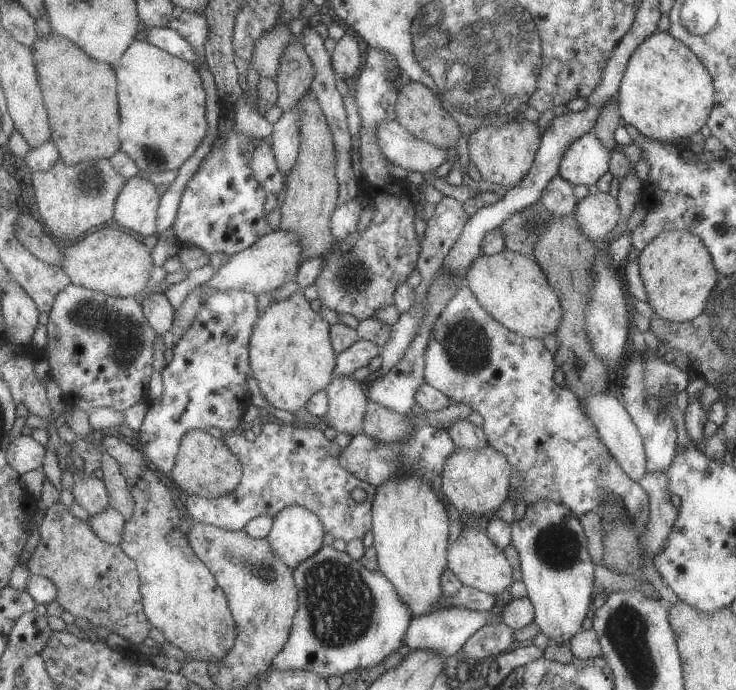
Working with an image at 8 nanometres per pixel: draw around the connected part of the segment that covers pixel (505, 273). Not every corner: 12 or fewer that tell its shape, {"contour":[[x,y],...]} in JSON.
{"contour":[[479,255],[467,286],[493,320],[543,338],[563,318],[533,257]]}

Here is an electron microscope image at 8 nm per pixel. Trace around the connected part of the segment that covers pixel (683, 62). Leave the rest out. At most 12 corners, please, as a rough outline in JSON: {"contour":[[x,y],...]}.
{"contour":[[667,31],[627,61],[618,115],[664,144],[713,106],[711,75]]}

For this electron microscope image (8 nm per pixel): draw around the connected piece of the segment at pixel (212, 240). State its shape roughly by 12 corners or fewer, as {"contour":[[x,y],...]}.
{"contour":[[235,121],[187,182],[176,244],[231,257],[273,232]]}

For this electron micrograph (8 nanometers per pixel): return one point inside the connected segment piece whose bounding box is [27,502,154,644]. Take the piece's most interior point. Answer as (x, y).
(96, 580)

